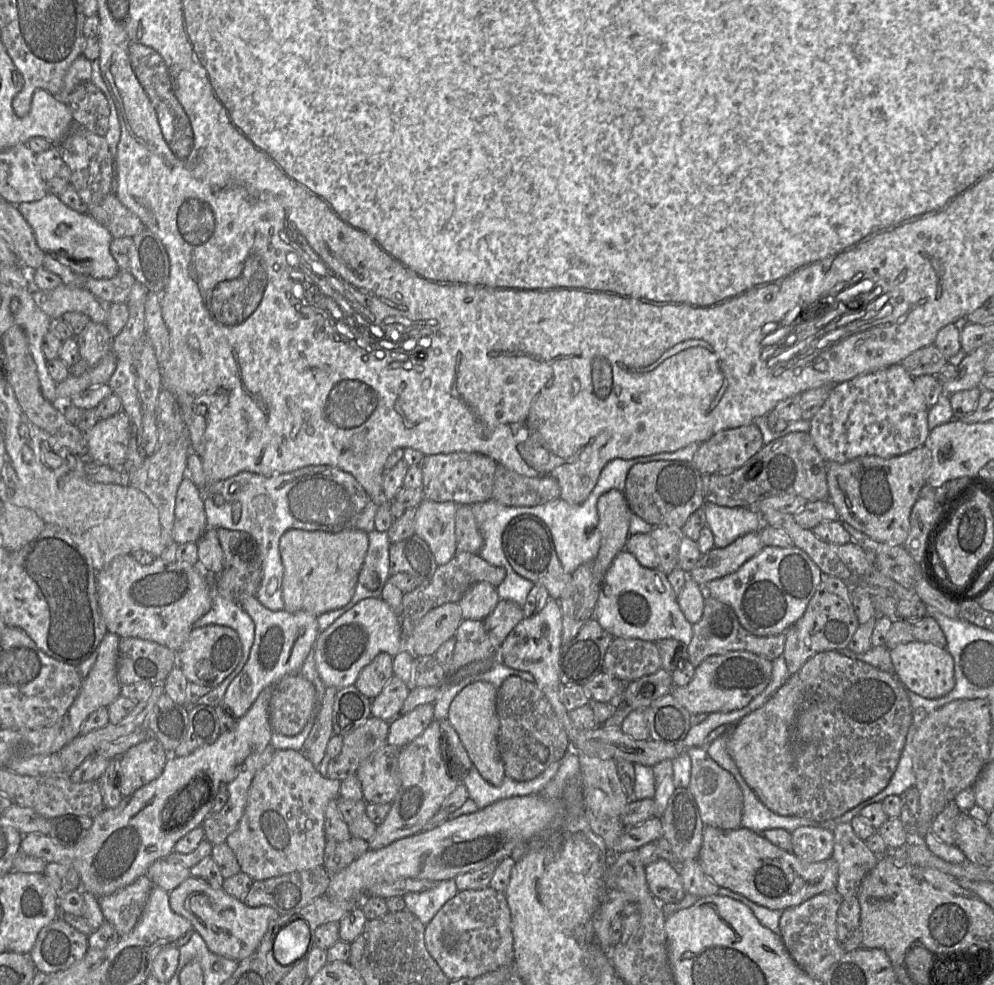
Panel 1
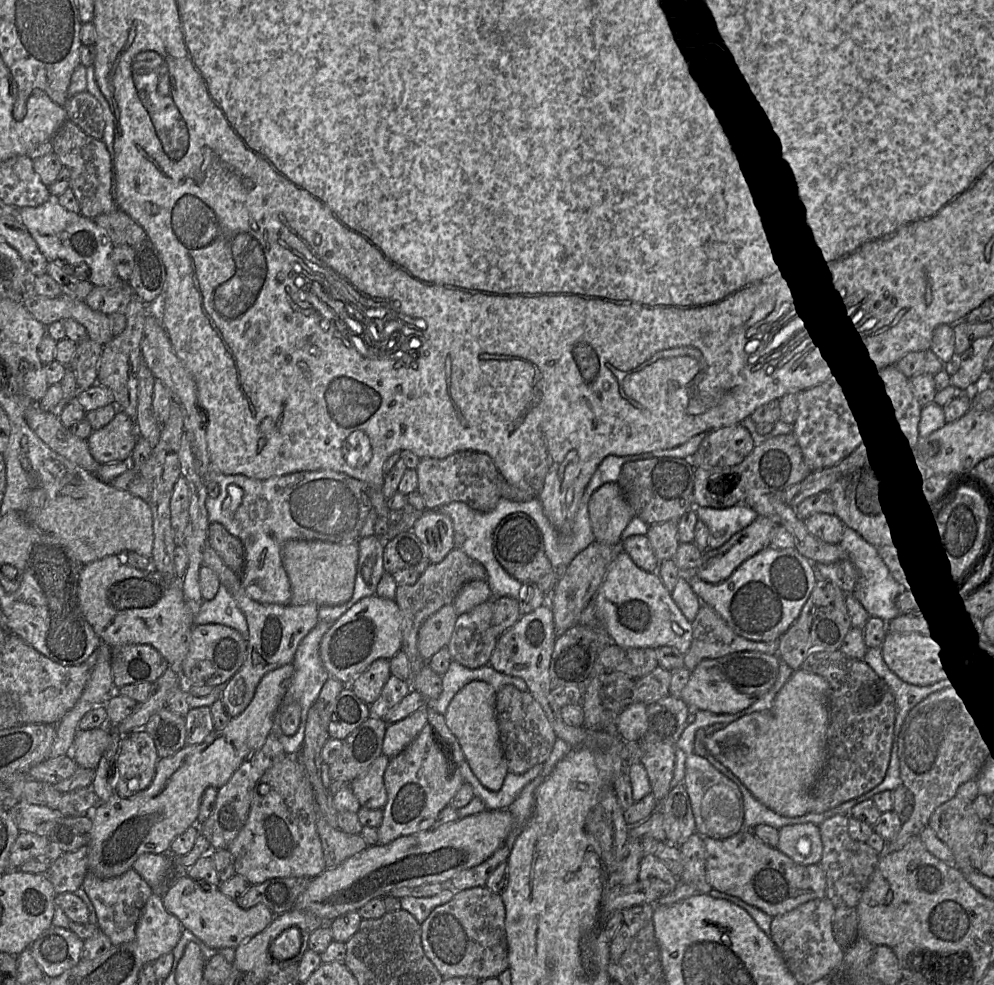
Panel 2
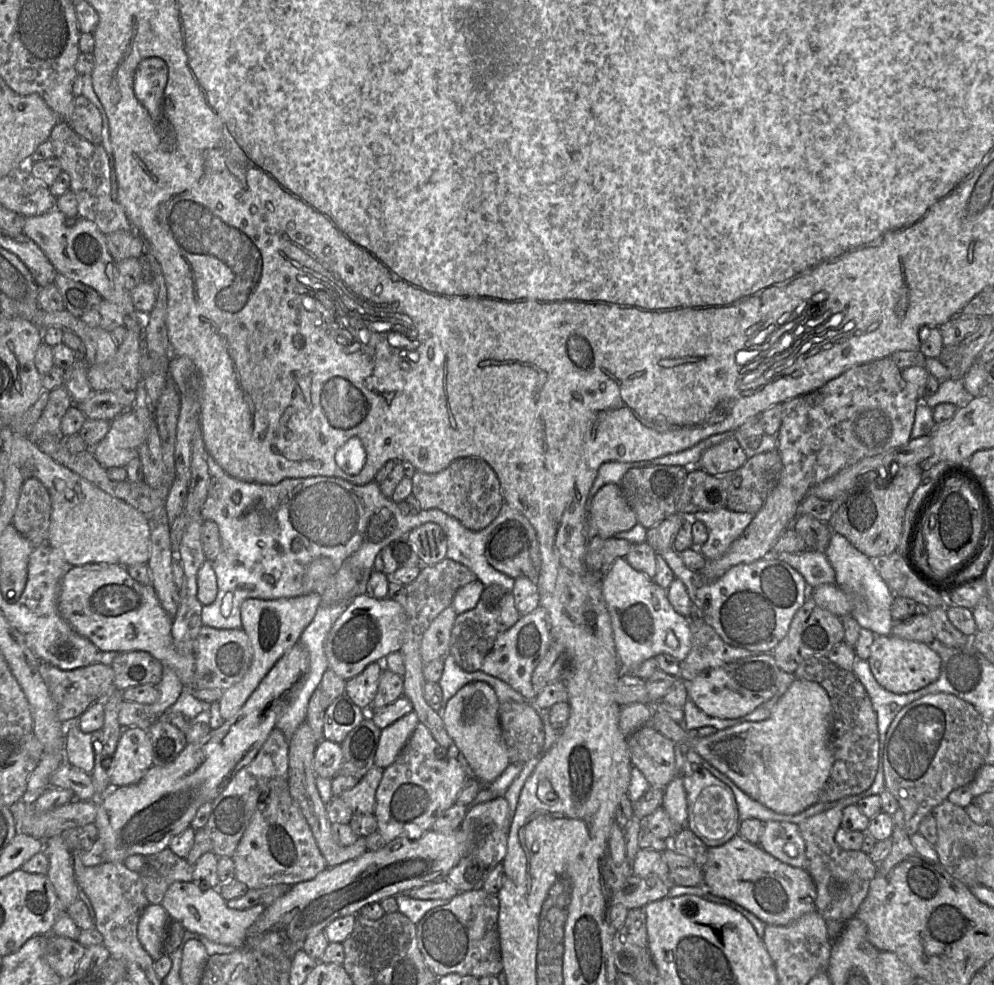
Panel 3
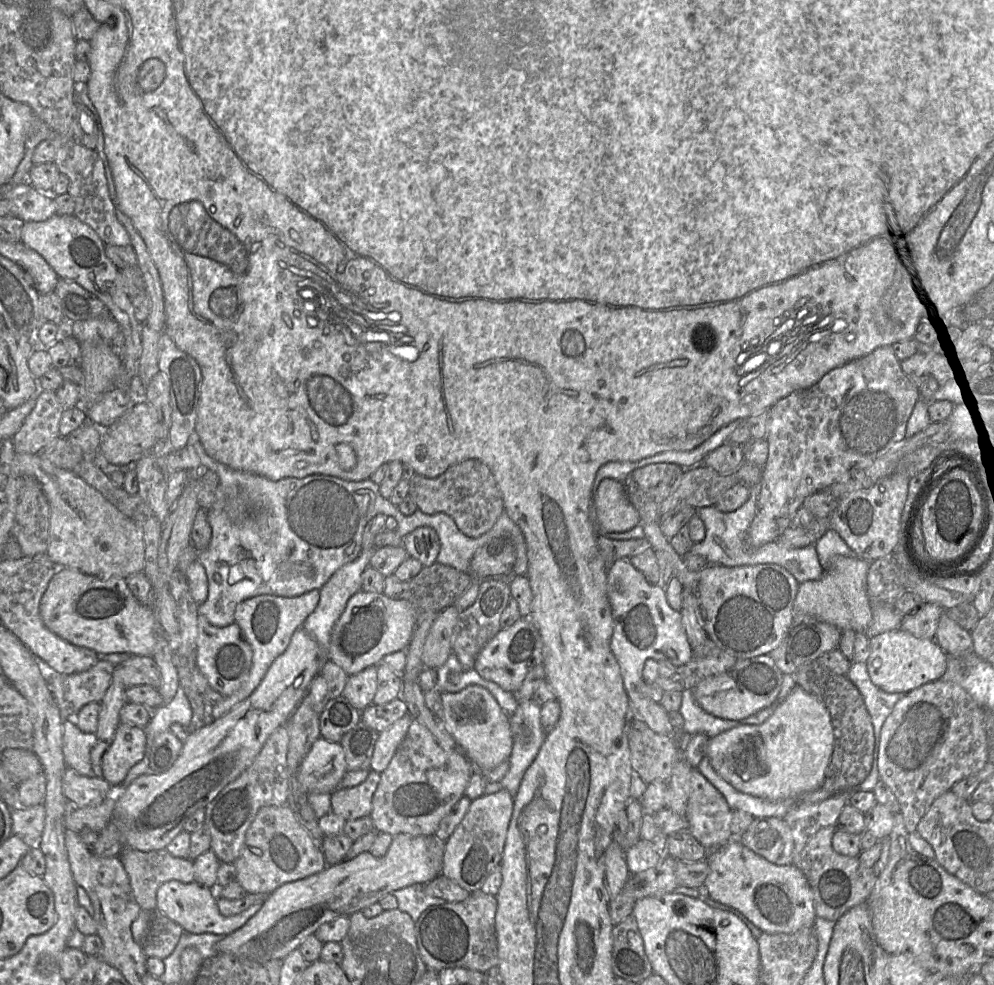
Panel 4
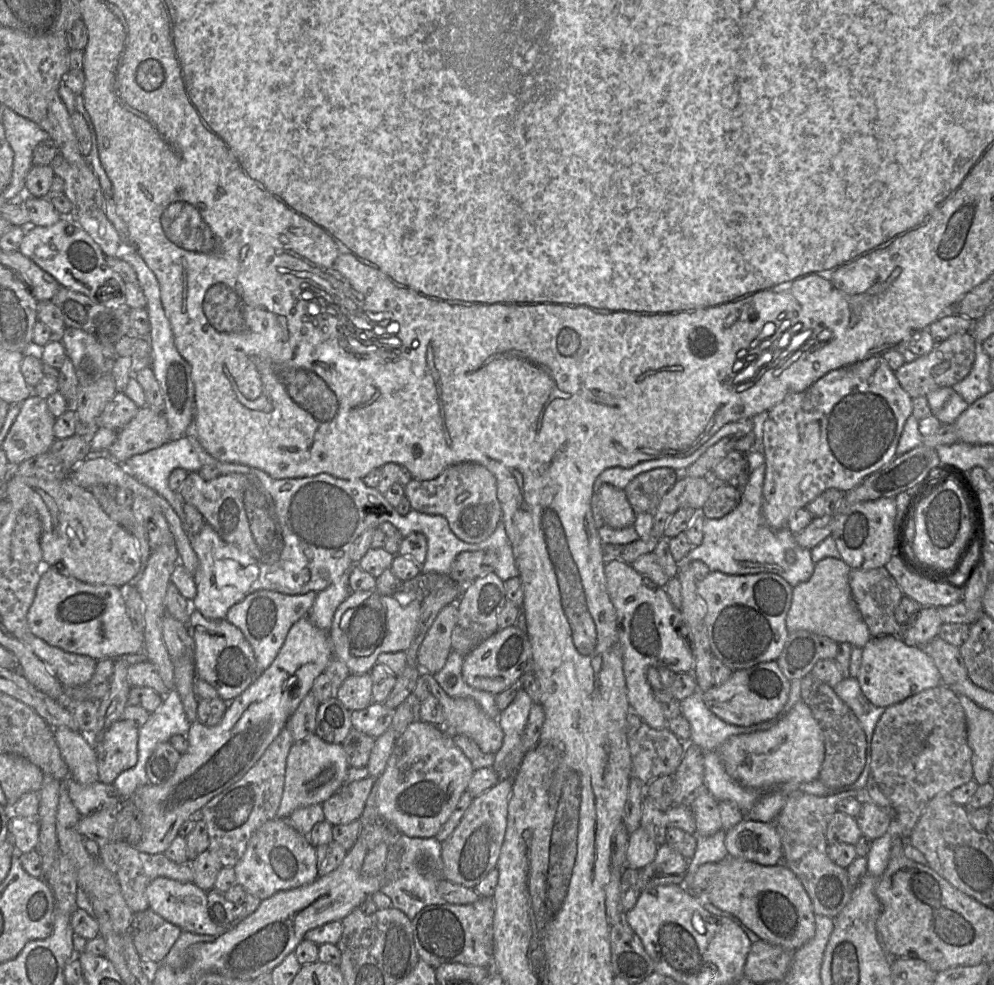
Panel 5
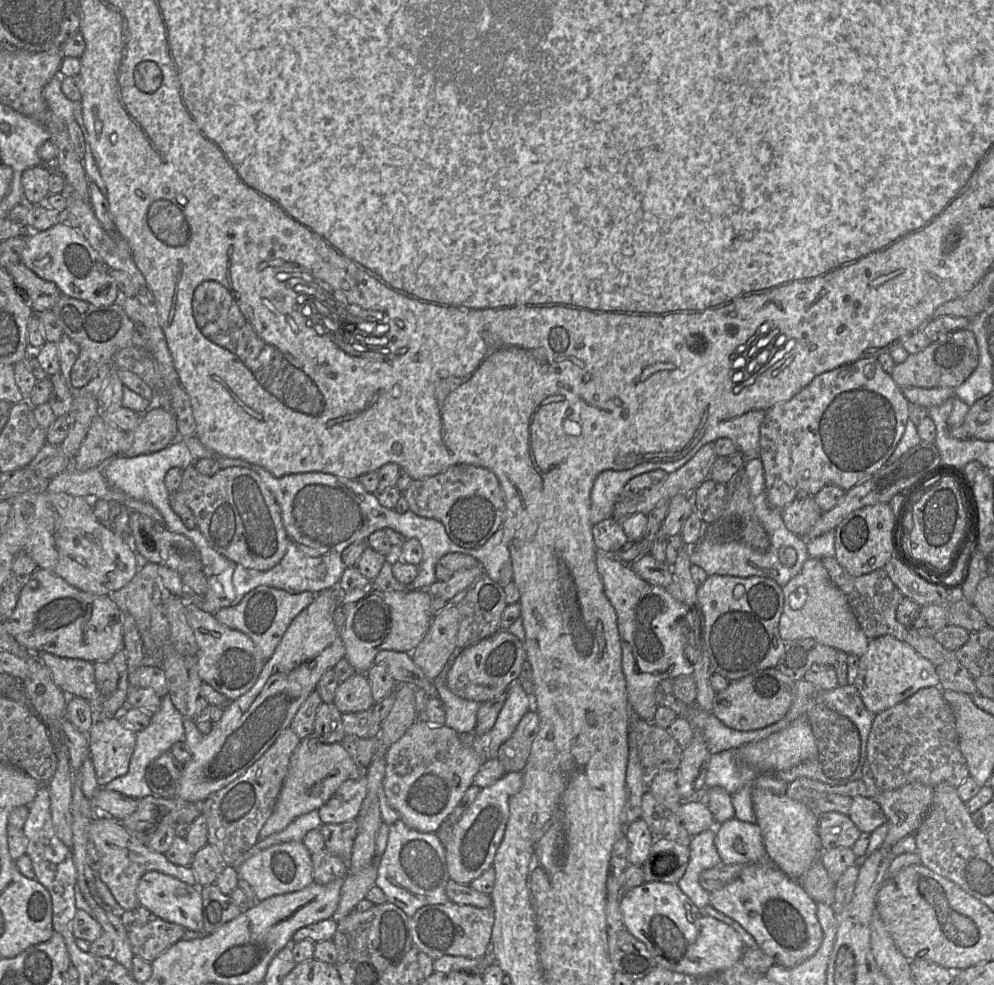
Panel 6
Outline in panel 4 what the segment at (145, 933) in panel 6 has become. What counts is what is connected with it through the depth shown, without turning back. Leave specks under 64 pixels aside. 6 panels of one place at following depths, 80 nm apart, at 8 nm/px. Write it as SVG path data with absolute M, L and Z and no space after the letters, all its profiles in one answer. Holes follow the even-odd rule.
M150 912L150 925L142 950L147 957L167 958L175 949L183 928L160 912Z

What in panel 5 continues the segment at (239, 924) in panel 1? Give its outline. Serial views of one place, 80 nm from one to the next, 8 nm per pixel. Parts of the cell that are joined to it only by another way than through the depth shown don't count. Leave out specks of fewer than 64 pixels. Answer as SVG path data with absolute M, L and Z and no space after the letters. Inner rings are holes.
M157 877L146 888L149 909L160 915L166 921L178 926L182 931L195 934L213 935L219 937L228 929L251 915L260 905L261 901L254 895L247 893L245 908L241 915L228 925L216 925L210 918L207 909L207 892L199 888L194 882L180 882L178 880Z

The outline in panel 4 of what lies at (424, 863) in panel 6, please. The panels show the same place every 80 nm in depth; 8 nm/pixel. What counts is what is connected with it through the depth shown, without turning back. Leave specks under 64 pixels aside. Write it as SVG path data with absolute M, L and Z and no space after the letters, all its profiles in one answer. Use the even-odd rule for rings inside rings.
M414 884L399 890L392 895L397 899L398 909L407 913L415 922L423 911L433 905L447 903L444 899L425 894L423 887L425 884Z

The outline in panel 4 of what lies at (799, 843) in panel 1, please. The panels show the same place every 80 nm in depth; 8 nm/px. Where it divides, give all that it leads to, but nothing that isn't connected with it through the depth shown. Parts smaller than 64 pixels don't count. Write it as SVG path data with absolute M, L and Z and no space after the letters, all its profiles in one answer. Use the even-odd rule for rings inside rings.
M754 819L747 830L734 839L773 864L792 865L794 840L783 819Z

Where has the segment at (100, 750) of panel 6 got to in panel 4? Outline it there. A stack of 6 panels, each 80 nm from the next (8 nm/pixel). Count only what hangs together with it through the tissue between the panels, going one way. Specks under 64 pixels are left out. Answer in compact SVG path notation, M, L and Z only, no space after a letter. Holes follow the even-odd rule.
M120 723L113 741L102 756L101 777L120 790L128 771L146 755L148 737L144 727Z

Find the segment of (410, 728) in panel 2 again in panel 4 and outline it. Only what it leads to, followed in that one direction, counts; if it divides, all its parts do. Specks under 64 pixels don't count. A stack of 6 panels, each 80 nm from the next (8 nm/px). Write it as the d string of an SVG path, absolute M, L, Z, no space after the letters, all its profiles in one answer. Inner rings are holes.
M407 713L379 733L371 759L370 770L382 773L387 768L397 748L404 740L412 721L412 716Z

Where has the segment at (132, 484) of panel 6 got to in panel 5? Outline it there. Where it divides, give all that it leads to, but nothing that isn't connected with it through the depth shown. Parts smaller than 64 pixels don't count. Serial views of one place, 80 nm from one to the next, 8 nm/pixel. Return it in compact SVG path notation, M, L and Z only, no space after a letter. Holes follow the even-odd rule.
M184 436L178 440L168 441L159 448L150 450L143 454L135 455L125 461L122 466L130 476L153 489L163 497L179 516L184 528L185 514L183 511L183 500L179 496L178 492L170 489L168 484L169 475L175 468L181 468L187 472L198 472L202 466L197 454L189 443L188 438Z

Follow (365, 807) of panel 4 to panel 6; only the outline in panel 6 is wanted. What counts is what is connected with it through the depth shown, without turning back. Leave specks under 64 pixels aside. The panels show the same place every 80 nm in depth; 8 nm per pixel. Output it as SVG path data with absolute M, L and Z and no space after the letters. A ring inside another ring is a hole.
M367 777L347 779L335 794L318 809L323 824L356 820L368 792Z

